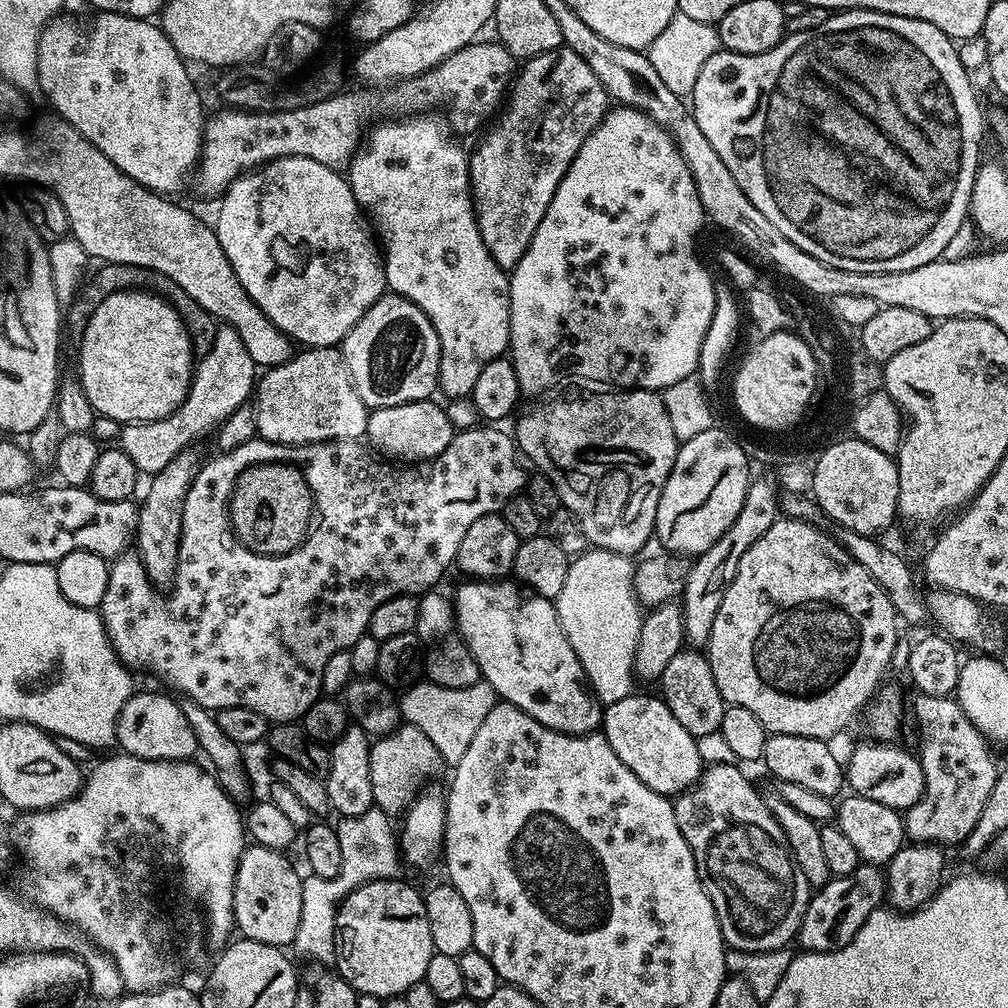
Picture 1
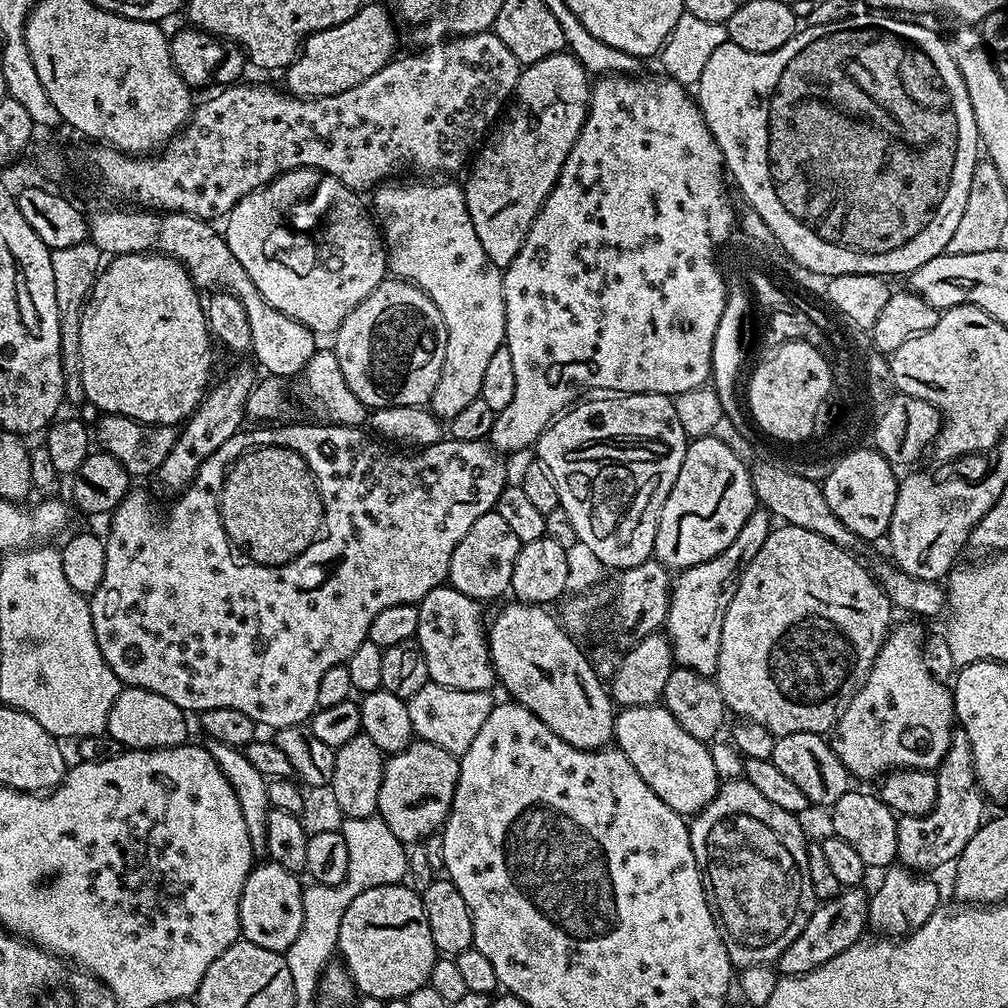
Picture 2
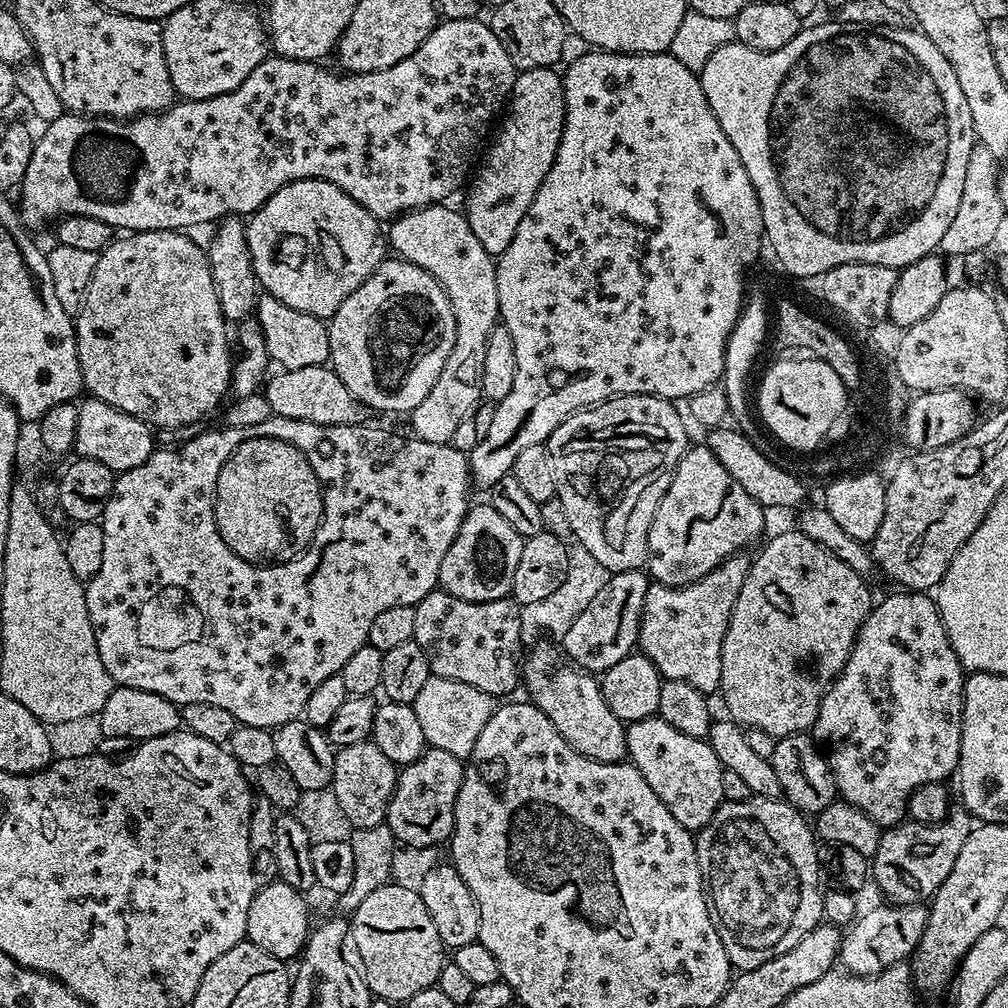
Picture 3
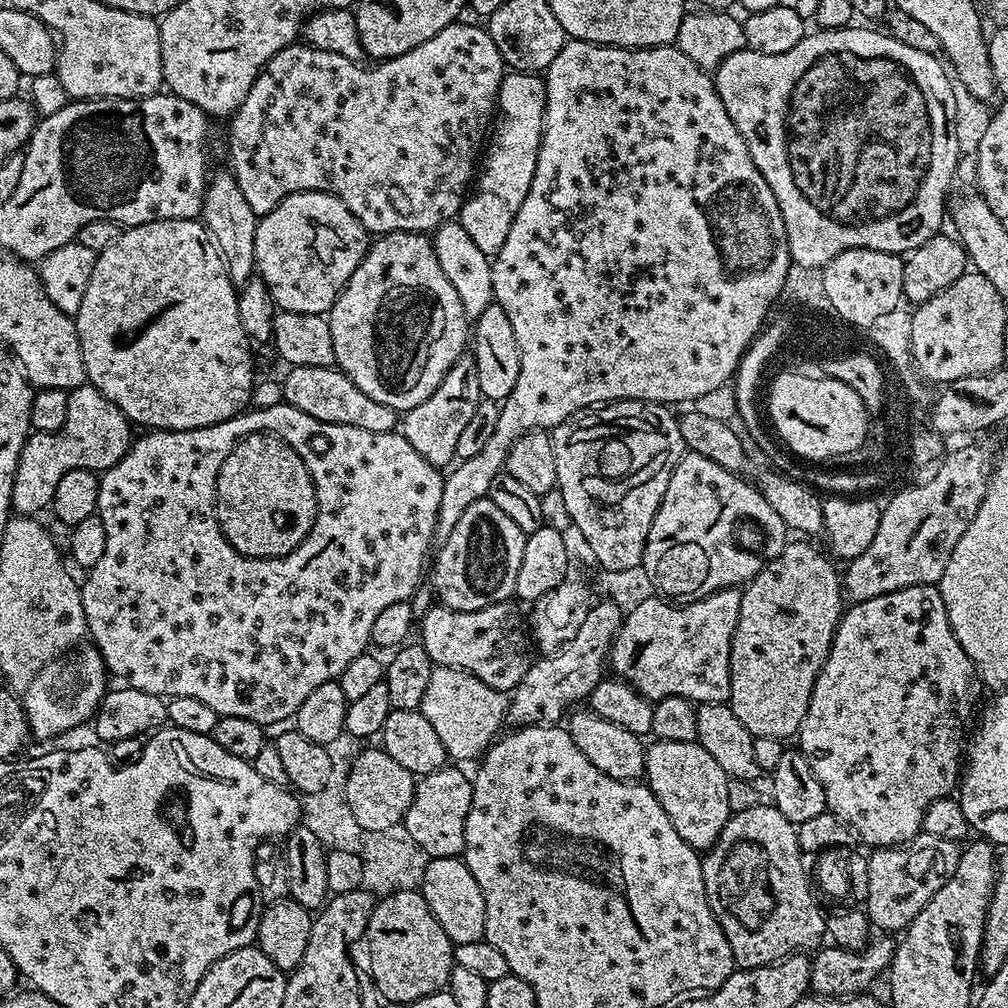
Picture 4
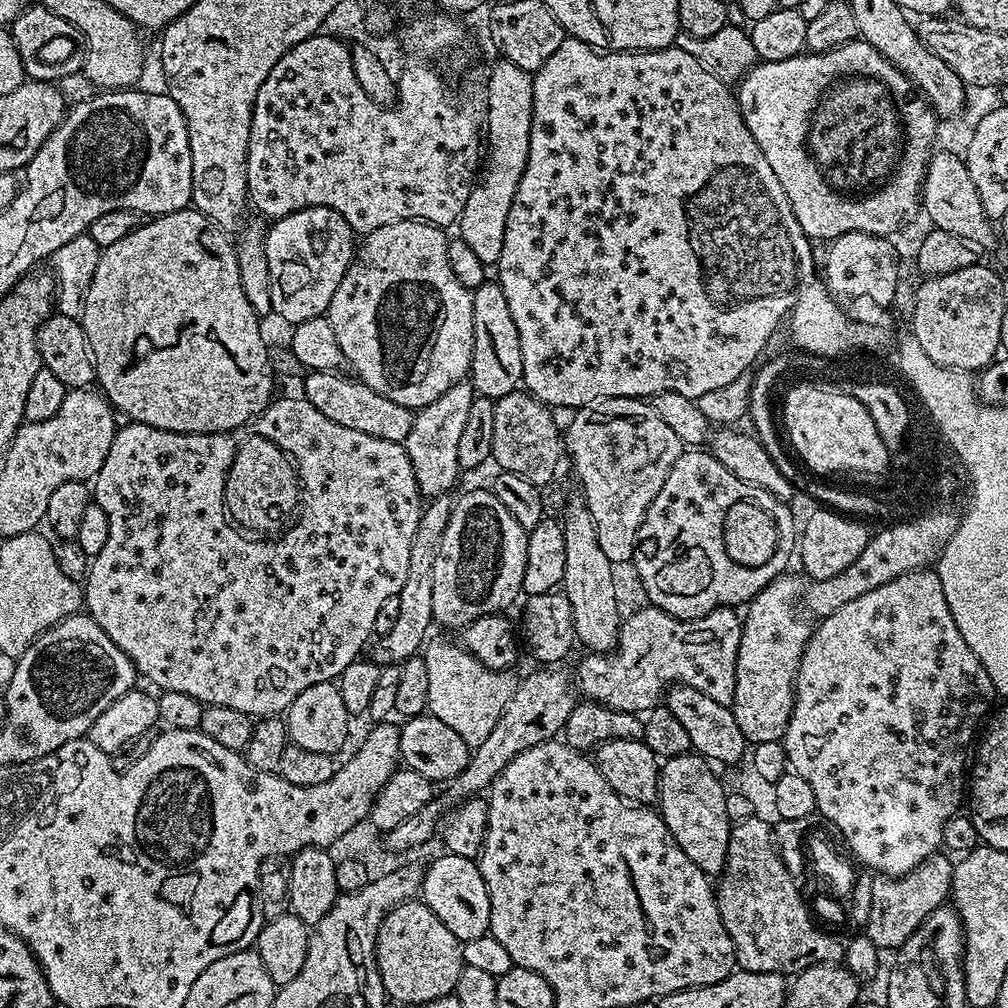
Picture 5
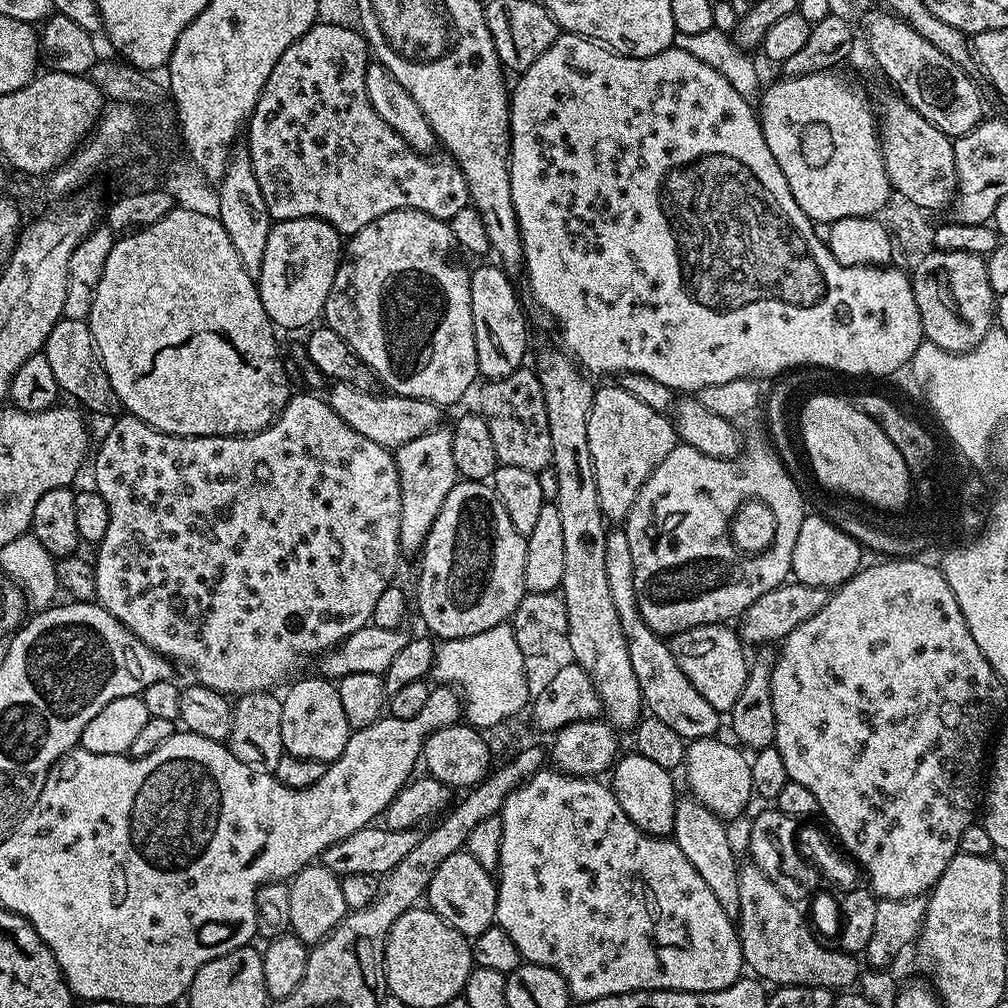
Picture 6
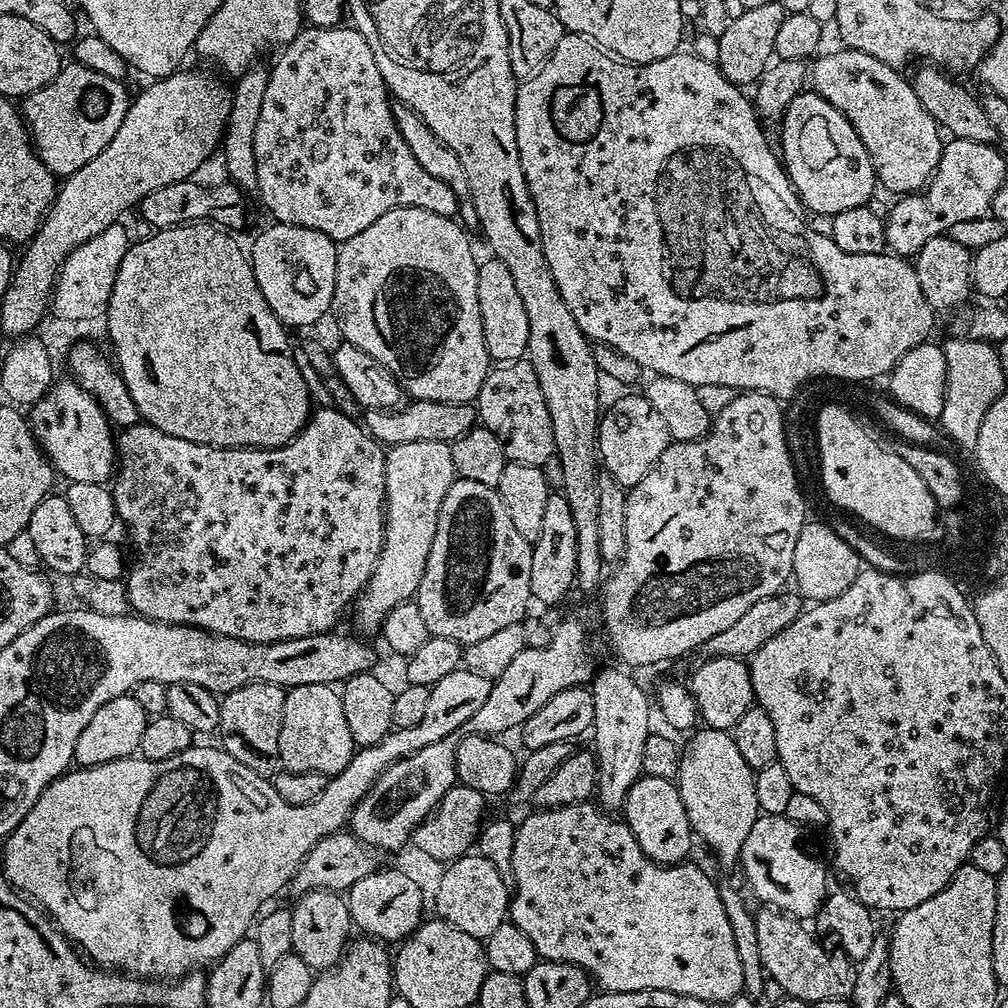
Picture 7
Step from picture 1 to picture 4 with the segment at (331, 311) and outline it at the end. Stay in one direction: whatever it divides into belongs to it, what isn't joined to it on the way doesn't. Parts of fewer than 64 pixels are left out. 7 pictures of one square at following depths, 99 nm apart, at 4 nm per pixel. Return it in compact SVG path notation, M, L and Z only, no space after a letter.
M295 192L294 194L287 196L277 208L270 210L264 216L259 217L256 225L256 237L254 238L256 267L260 279L266 282L266 286L274 298L277 309L285 312L301 312L302 314L324 314L331 308L336 297L340 295L345 282L352 277L354 270L358 270L362 258L368 253L369 243L370 233L364 229L362 222L358 222L358 218L354 218L354 214L350 214L350 210L346 210L346 206L338 197L332 196L329 192Z

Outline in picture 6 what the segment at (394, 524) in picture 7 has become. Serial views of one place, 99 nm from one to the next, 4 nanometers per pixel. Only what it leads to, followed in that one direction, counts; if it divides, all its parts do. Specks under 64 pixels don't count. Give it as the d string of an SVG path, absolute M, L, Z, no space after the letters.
M441 426L432 432L422 434L422 438L414 438L414 442L406 442L406 446L395 449L396 468L400 471L400 493L402 494L402 514L400 515L400 550L401 553L419 553L424 546L424 539L434 526L434 518L438 518L438 510L442 510L442 502L446 502L446 494L458 483L458 473L454 466L454 446L452 433Z

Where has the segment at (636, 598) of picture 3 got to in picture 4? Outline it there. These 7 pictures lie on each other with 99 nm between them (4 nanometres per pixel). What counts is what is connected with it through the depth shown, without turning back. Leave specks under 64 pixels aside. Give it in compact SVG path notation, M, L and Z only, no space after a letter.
M603 600L603 602L591 605L589 612L582 617L577 636L565 645L559 654L545 655L535 659L531 667L528 668L525 678L522 678L522 682L512 690L509 697L507 723L514 728L536 724L555 725L567 715L568 709L566 710L566 708L569 703L585 701L593 692L594 686L604 678L605 672L603 670L604 668L606 670L612 649L612 640L620 629L623 617L623 612L612 601Z

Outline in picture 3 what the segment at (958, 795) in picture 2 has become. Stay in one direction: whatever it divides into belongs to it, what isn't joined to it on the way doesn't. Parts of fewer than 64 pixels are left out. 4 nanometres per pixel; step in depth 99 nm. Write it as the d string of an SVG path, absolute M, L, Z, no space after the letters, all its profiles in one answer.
M953 810L937 824L913 824L901 822L883 829L877 850L870 857L870 876L880 887L885 901L893 904L924 904L946 882L946 874L954 866L962 842L970 838L974 818L966 811Z

